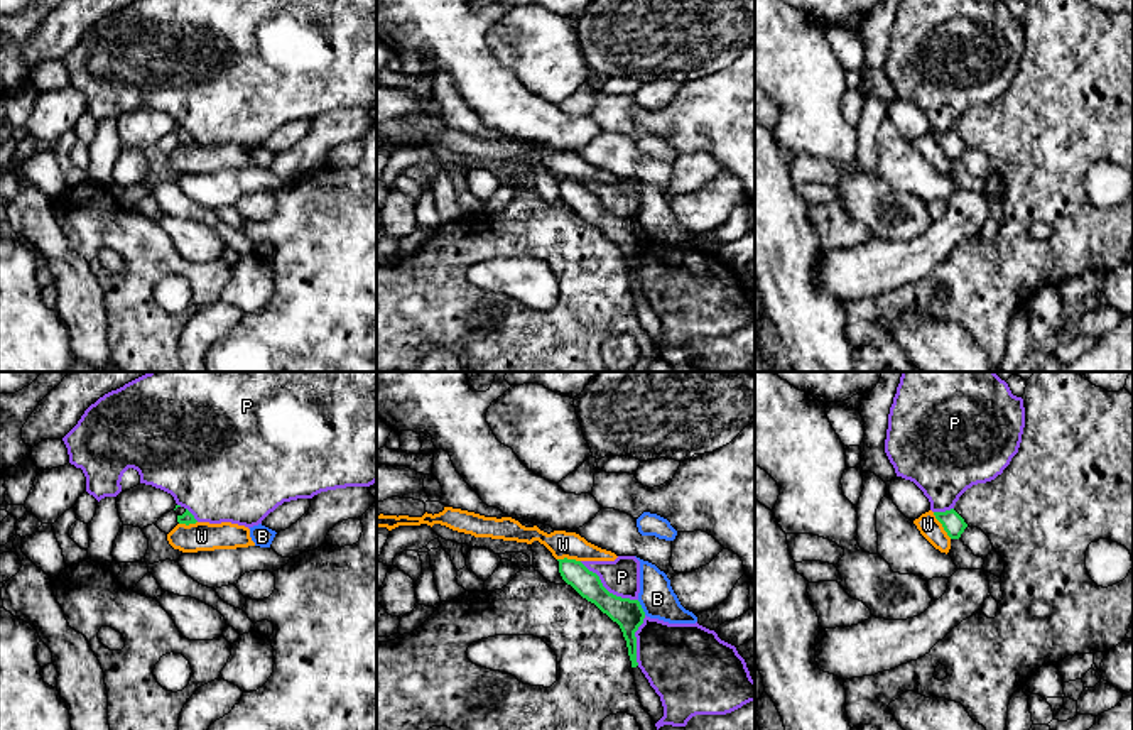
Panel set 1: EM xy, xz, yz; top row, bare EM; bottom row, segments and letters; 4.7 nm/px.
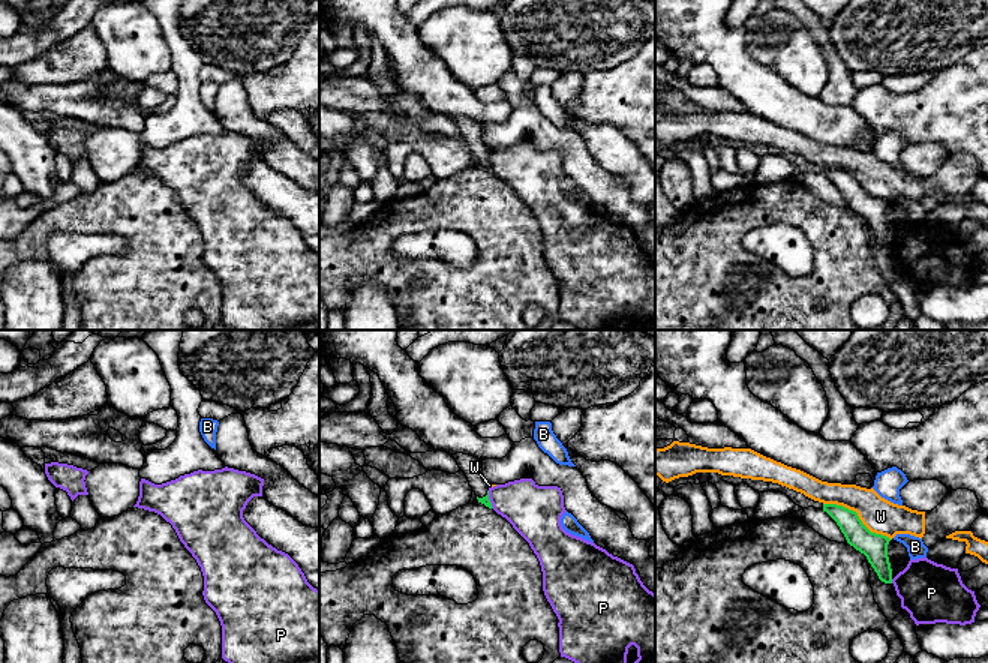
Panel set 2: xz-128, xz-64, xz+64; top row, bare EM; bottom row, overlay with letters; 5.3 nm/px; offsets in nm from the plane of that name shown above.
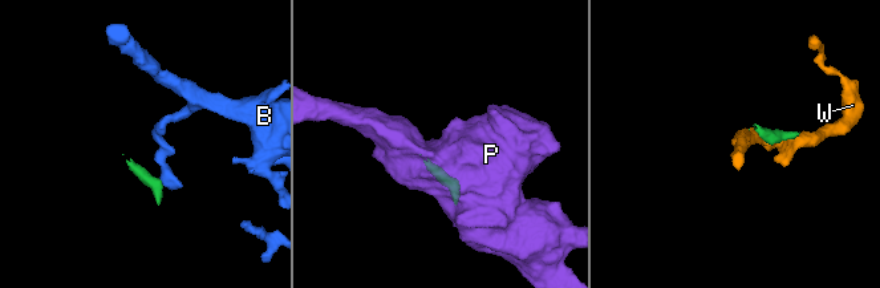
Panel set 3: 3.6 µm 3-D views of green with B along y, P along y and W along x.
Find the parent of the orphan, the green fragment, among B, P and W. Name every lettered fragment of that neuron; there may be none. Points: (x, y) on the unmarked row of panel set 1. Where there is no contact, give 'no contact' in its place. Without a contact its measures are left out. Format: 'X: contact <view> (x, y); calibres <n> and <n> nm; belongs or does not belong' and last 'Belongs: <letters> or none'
B: contact xz (640, 228); calibres 140 and 170 nm; does not belong
P: contact xz (605, 210); calibres 140 and 180 nm; does not belong
W: contact yz (943, 147); calibres 100 and 100 nm; does not belong
Belongs: none

